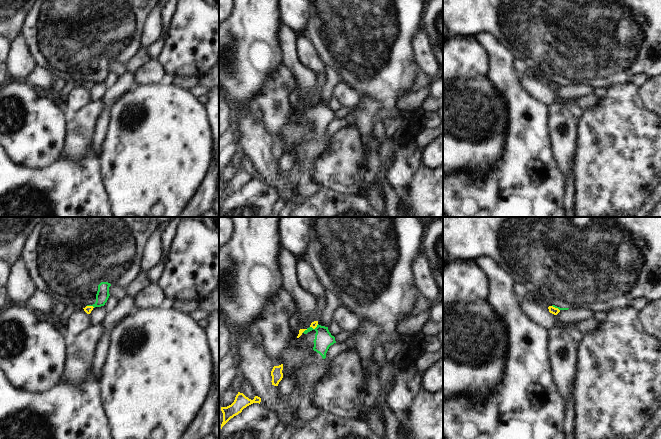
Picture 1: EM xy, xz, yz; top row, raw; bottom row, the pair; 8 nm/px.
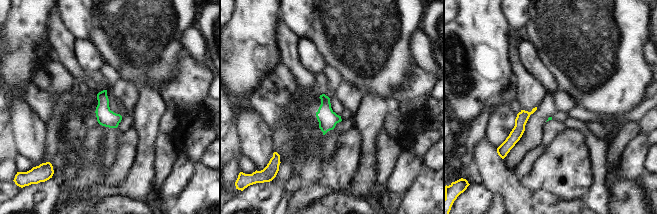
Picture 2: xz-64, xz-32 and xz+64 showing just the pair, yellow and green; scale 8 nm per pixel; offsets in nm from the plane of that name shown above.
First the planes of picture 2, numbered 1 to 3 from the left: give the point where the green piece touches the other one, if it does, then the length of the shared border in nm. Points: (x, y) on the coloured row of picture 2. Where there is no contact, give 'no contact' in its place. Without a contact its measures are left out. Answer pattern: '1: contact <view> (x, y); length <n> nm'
1: no contact
2: no contact
3: no contact

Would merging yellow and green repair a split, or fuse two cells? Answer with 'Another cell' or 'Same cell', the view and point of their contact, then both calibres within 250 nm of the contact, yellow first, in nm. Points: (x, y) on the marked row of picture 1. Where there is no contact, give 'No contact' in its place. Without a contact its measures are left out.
Another cell. Touches yellow at xz (314, 328). Thickness 50 nm (yellow) against 150 nm.

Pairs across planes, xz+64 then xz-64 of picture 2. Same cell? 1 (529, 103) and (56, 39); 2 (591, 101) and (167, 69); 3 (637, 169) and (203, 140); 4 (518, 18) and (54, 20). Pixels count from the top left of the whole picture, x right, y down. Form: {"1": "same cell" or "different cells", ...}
{"1": "same cell", "2": "same cell", "3": "different cells", "4": "different cells"}

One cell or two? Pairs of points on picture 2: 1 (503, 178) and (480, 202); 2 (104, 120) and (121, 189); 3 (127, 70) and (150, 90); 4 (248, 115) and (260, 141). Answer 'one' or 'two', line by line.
1: two
2: two
3: two
4: one

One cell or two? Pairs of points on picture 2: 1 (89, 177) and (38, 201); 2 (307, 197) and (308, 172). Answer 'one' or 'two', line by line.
1: two
2: two

